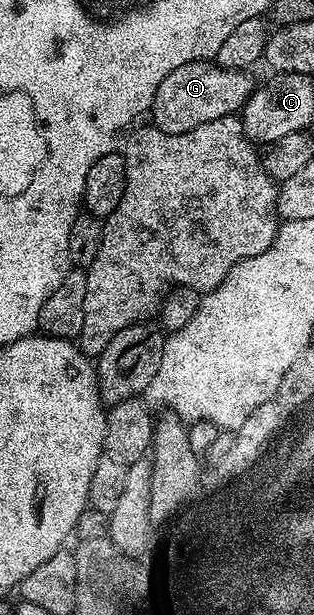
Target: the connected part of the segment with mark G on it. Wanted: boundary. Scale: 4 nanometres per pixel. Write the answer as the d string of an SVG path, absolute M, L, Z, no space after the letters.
M195 60L186 66L178 66L162 78L162 86L154 94L150 109L151 123L166 134L186 134L202 122L214 122L214 118L239 113L252 97L258 84L248 77L247 71L239 68L224 68L212 60Z

